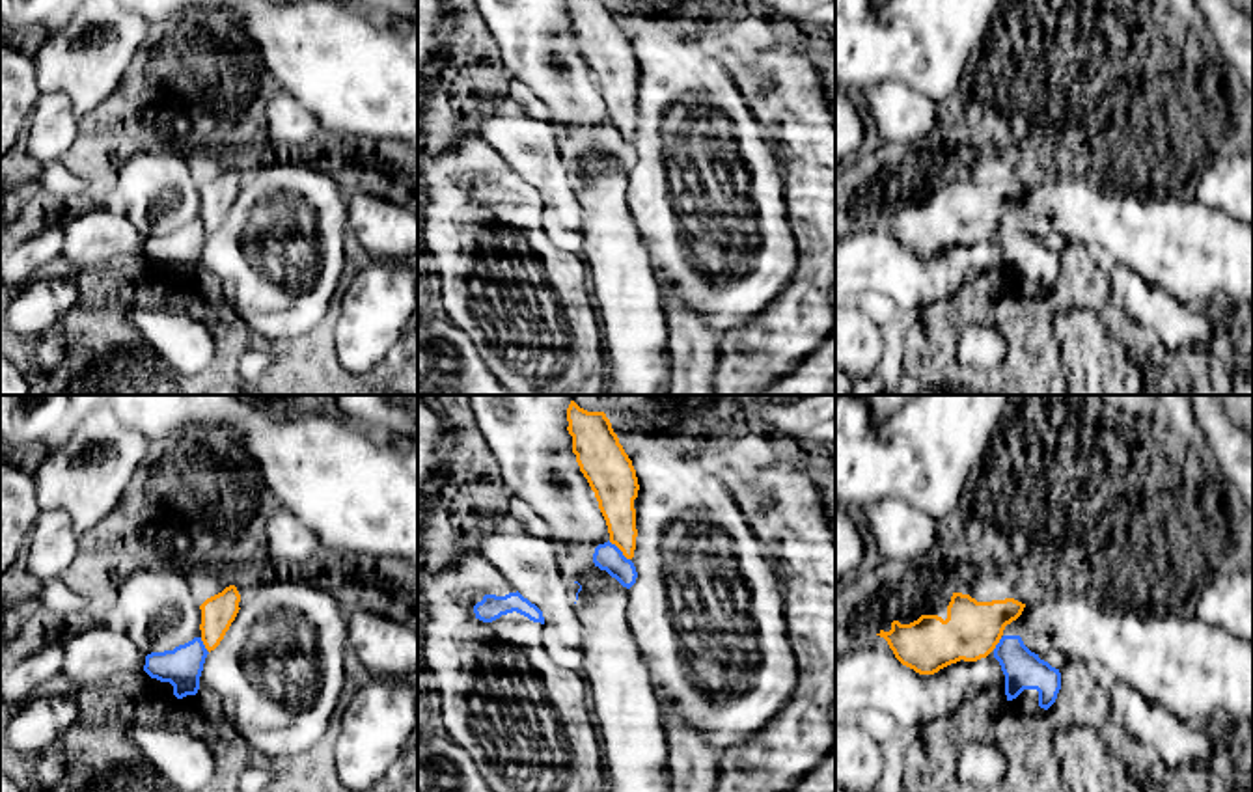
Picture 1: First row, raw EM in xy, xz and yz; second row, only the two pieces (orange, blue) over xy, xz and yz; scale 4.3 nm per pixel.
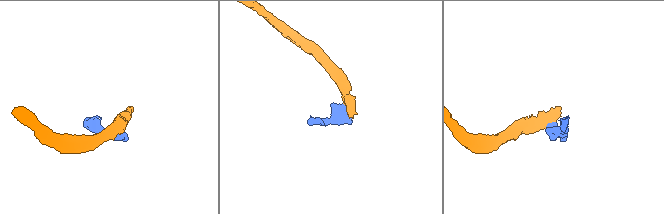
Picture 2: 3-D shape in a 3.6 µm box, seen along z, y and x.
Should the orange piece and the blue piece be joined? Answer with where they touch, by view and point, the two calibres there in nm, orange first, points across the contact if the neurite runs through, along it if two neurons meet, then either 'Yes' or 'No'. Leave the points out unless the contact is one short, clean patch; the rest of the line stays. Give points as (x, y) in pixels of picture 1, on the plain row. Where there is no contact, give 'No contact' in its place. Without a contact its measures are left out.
Touches orange at xz (619, 131). Thickness 180 nm (orange) against 120 nm. Boundary: xz (608, 123), (629, 142). No

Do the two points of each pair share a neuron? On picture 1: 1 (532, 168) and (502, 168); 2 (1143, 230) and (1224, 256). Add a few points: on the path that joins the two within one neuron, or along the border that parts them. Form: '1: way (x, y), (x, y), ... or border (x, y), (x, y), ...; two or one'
1: border (481, 136), (517, 172); two
2: way (1164, 237), (1173, 245), (1203, 248); one

